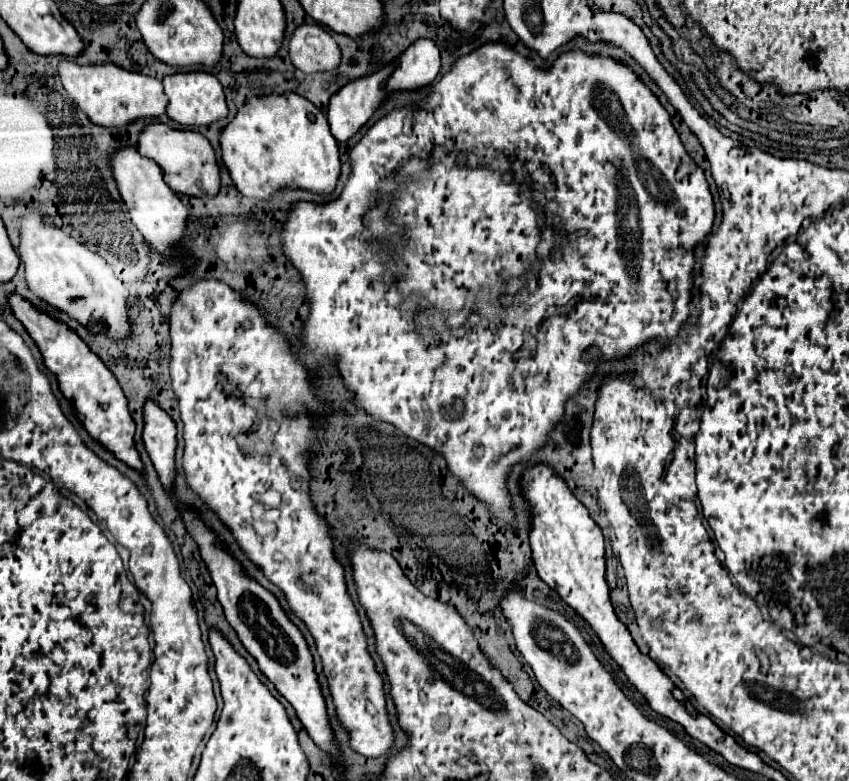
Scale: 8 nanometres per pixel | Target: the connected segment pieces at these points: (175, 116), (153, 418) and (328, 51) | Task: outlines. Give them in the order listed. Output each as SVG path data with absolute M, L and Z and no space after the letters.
M199 71L199 73L177 73L171 77L165 77L163 87L165 87L165 95L169 97L167 115L175 123L211 125L219 119L225 119L229 113L227 103L225 103L225 95L223 95L223 87L211 73L203 73L203 71Z
M147 401L143 441L161 477L161 483L165 485L167 491L171 491L171 485L175 479L175 447L177 447L175 435L177 435L177 429L175 429L173 419L153 401Z
M301 25L295 29L289 41L291 63L303 73L333 71L341 63L339 45L319 25Z

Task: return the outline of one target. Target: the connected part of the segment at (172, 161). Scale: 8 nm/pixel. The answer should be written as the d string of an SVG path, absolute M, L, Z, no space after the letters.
M155 121L139 135L137 151L143 157L155 161L165 171L165 183L175 193L191 195L191 197L205 197L205 195L217 195L221 189L217 155L211 143L201 133L177 131L161 121Z

